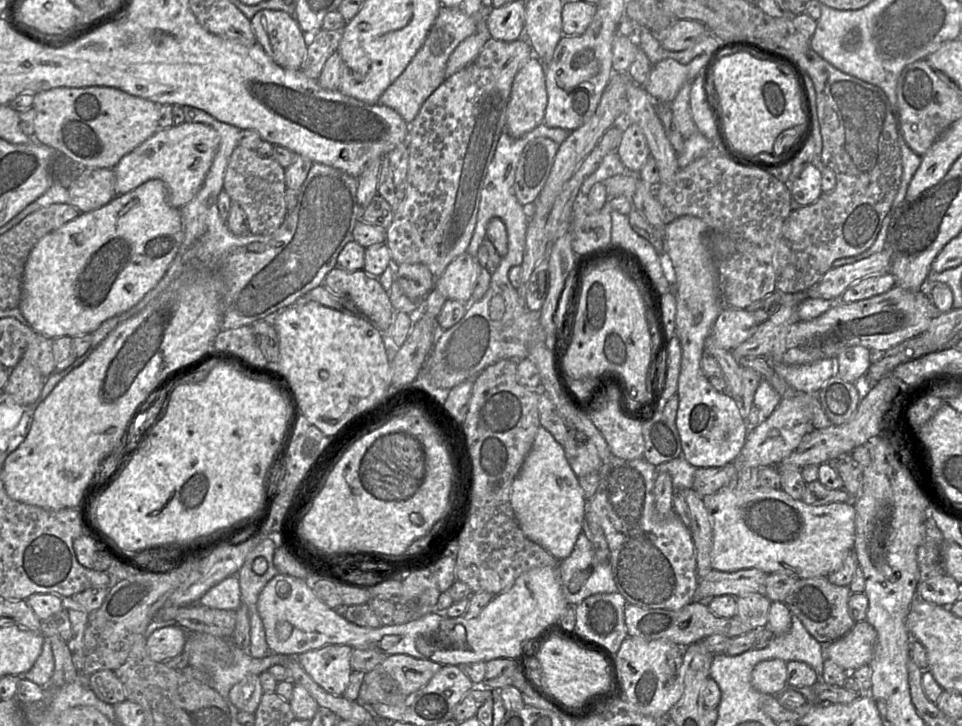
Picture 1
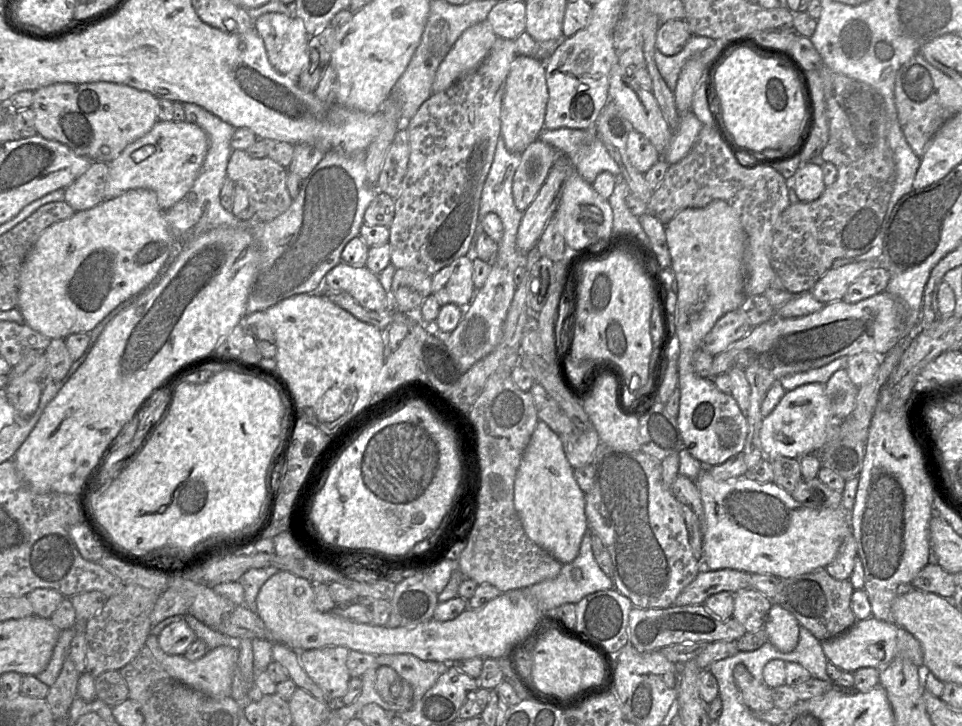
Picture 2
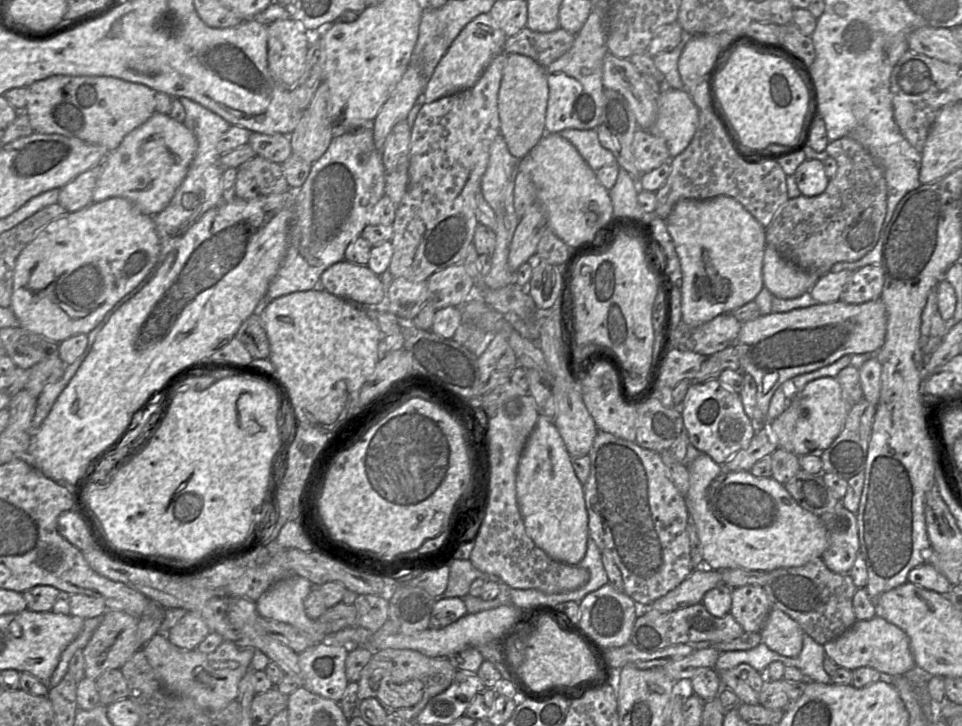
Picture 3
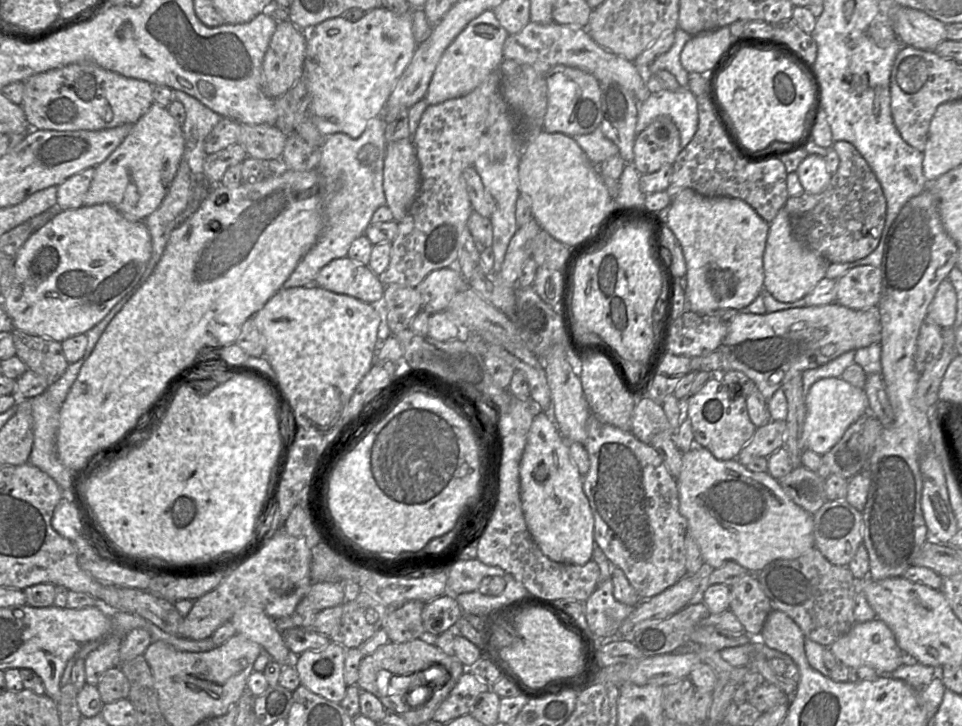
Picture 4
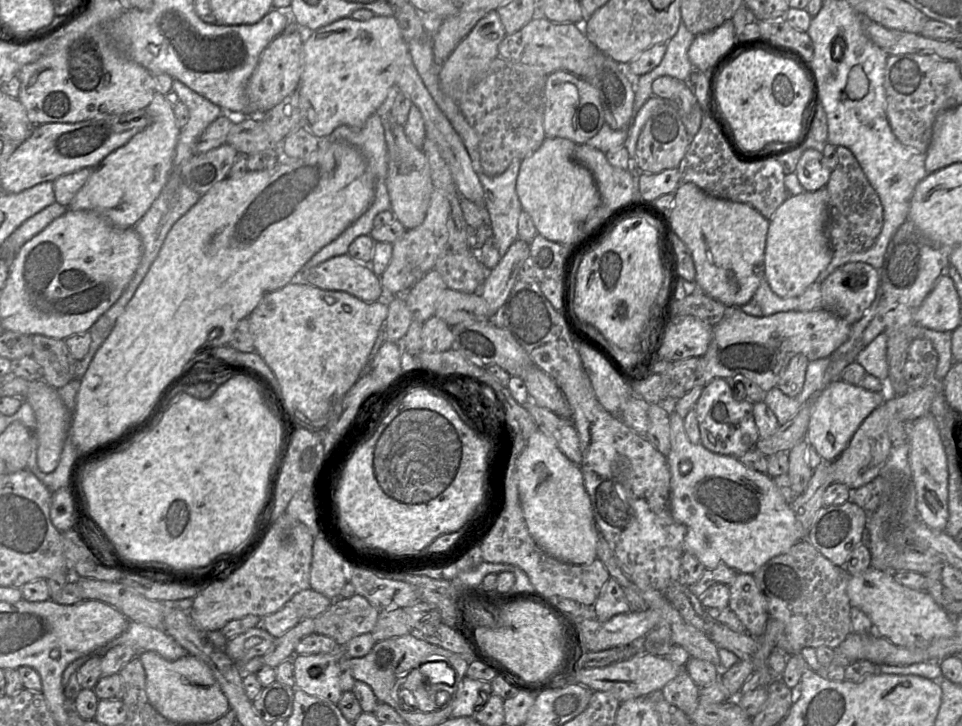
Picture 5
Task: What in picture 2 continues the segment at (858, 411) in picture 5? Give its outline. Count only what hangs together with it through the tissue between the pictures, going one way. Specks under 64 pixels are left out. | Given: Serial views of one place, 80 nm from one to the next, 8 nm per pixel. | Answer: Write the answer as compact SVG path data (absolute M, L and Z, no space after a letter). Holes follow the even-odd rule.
M809 383L786 392L772 413L763 419L760 429L760 441L764 456L768 460L773 460L780 456L800 459L808 454L819 455L818 452L827 444L827 427L832 419L833 416L825 394L825 384Z

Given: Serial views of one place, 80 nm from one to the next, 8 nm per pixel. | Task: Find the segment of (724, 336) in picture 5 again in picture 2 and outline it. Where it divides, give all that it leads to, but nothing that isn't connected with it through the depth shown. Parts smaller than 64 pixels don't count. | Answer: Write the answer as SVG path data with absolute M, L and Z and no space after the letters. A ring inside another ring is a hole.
M886 291L857 303L846 303L843 300L828 303L821 310L800 317L783 318L776 316L775 312L770 339L763 345L762 351L756 354L755 361L744 370L751 388L749 408L746 413L748 434L742 451L748 473L766 458L760 441L760 429L764 419L761 415L761 404L775 382L785 376L823 367L840 357L849 357L861 352L883 356L897 343L905 341L907 340L901 340L900 305L897 299Z

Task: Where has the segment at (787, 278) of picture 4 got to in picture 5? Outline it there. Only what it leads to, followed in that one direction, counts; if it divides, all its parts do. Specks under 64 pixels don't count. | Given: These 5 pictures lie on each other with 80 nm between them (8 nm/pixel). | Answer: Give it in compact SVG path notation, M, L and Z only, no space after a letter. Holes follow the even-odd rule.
M825 187L789 195L772 215L766 238L764 278L779 297L799 297L831 262L828 221L829 195Z

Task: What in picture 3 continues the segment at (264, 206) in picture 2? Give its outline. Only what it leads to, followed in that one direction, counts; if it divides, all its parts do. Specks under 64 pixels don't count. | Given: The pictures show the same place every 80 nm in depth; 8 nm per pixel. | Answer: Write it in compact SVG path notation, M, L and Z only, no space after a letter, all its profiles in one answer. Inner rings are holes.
M255 156L242 163L237 169L247 170L253 174L259 189L259 195L278 194L291 189L282 165L263 157Z

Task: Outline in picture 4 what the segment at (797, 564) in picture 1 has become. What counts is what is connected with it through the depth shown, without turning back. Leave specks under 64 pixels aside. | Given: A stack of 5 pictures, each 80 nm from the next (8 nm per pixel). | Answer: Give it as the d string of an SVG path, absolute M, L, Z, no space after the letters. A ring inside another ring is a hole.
M701 448L699 450L690 450L682 454L681 472L676 479L676 482L679 493L679 511L681 515L687 520L687 532L697 543L704 563L712 570L719 569L729 562L734 562L746 568L752 574L757 575L767 565L776 560L797 559L808 552L810 549L815 548L813 515L809 514L800 506L795 504L784 492L779 482L771 477L769 473L751 472L737 460L718 460L709 450Z

